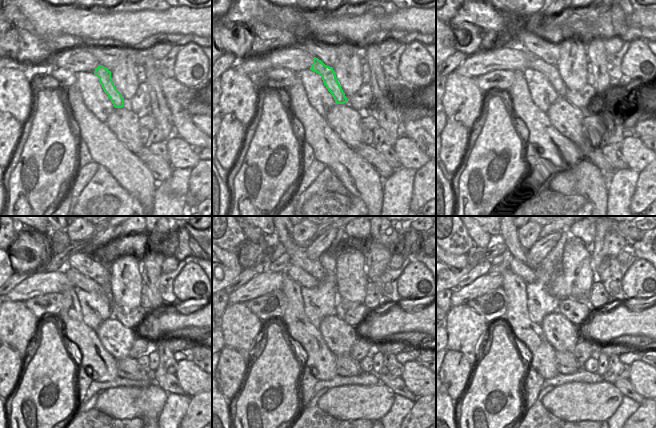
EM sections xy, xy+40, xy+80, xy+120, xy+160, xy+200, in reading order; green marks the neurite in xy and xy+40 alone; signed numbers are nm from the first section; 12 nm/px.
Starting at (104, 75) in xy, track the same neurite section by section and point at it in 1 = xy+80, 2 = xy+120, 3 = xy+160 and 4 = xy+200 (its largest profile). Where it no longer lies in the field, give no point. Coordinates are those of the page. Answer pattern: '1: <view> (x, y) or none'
1: xy+80 (549, 71)
2: xy+120 (79, 281)
3: xy+160 (302, 277)
4: xy+200 (519, 268)

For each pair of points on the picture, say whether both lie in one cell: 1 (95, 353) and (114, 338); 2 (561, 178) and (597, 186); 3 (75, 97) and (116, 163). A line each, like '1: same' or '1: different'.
1: different
2: different
3: same

